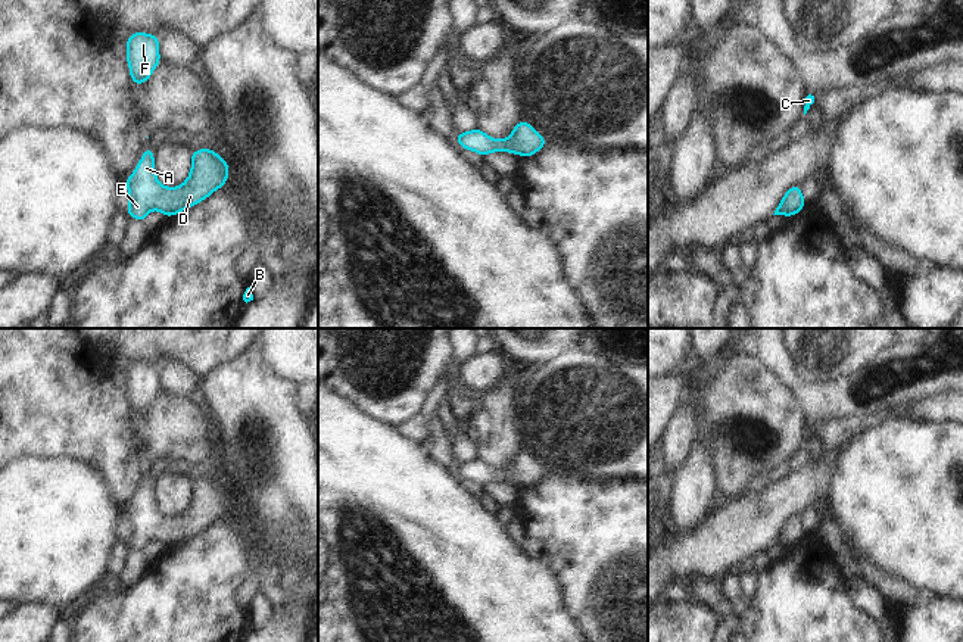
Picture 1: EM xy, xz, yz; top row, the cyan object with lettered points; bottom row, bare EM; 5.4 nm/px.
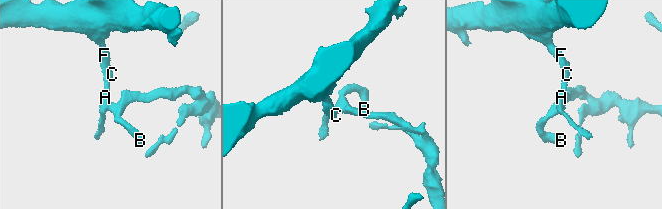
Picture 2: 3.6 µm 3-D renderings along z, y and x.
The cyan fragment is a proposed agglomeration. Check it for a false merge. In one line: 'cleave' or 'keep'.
keep

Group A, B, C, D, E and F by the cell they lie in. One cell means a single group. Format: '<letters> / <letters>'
A B C D E F

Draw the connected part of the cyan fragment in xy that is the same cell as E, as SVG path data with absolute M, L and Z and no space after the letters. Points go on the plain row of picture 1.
M147 477L133 505L127 505L128 540L138 551L146 551L152 539L174 546L200 533L227 514L230 498L212 479L191 483L191 501L180 517L163 517L155 501L155 480Z

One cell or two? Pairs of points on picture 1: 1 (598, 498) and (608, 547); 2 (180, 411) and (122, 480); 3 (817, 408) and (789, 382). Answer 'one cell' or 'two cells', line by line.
1: one cell
2: two cells
3: one cell

